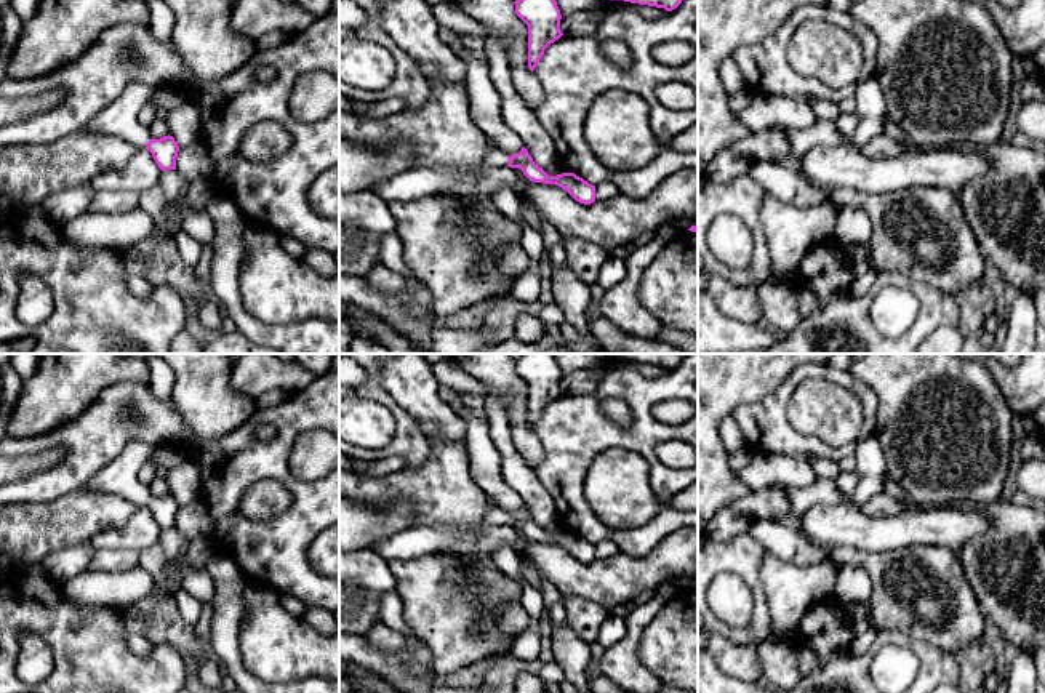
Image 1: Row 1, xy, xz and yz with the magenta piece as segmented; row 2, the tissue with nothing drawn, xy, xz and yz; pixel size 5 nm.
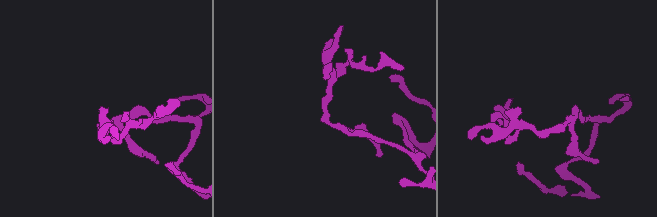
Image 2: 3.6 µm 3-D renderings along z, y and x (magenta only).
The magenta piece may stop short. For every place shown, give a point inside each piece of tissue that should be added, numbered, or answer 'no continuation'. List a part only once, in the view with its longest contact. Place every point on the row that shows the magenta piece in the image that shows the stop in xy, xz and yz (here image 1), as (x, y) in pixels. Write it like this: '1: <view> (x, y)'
1: xy (119, 119)

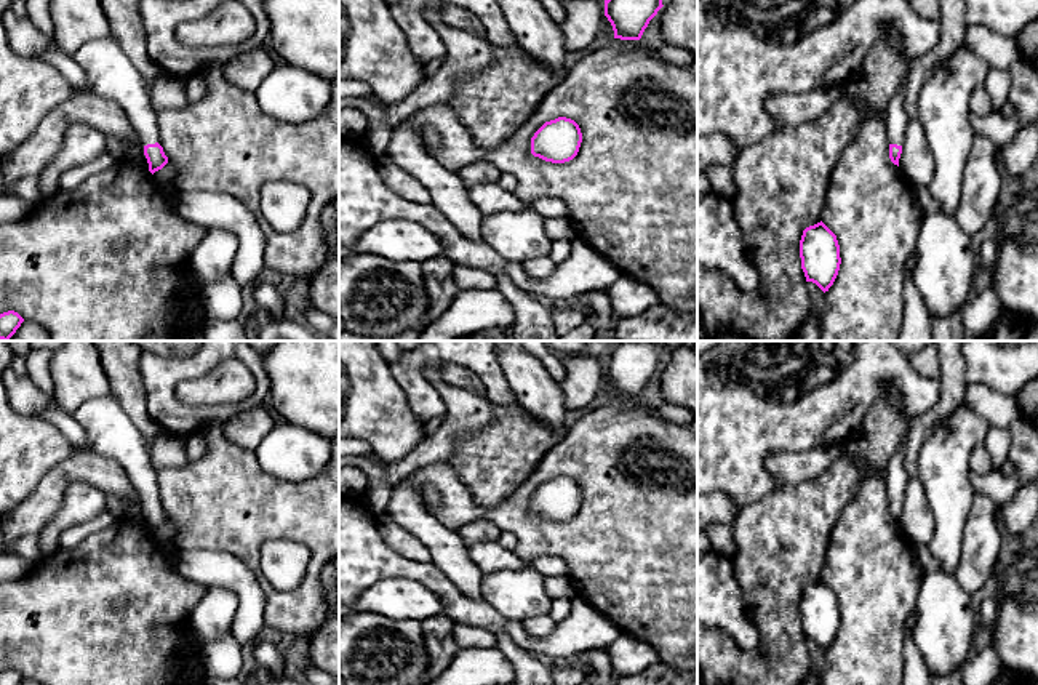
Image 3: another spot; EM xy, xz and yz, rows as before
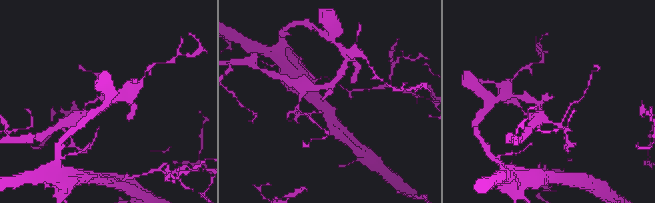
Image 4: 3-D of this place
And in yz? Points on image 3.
1: yz (896, 117)

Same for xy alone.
1: xy (109, 72)

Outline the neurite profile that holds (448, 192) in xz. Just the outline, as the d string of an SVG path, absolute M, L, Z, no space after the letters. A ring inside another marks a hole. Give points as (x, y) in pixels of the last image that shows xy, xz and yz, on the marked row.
M405 120L393 128L387 155L413 174L430 194L433 203L454 227L472 240L481 240L483 214L469 198L467 186L457 171L432 157L416 130Z

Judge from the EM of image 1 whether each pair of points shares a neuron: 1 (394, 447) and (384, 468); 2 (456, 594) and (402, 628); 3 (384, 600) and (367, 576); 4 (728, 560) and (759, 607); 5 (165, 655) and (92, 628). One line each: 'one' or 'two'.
1: two
2: two
3: two
4: one
5: one

